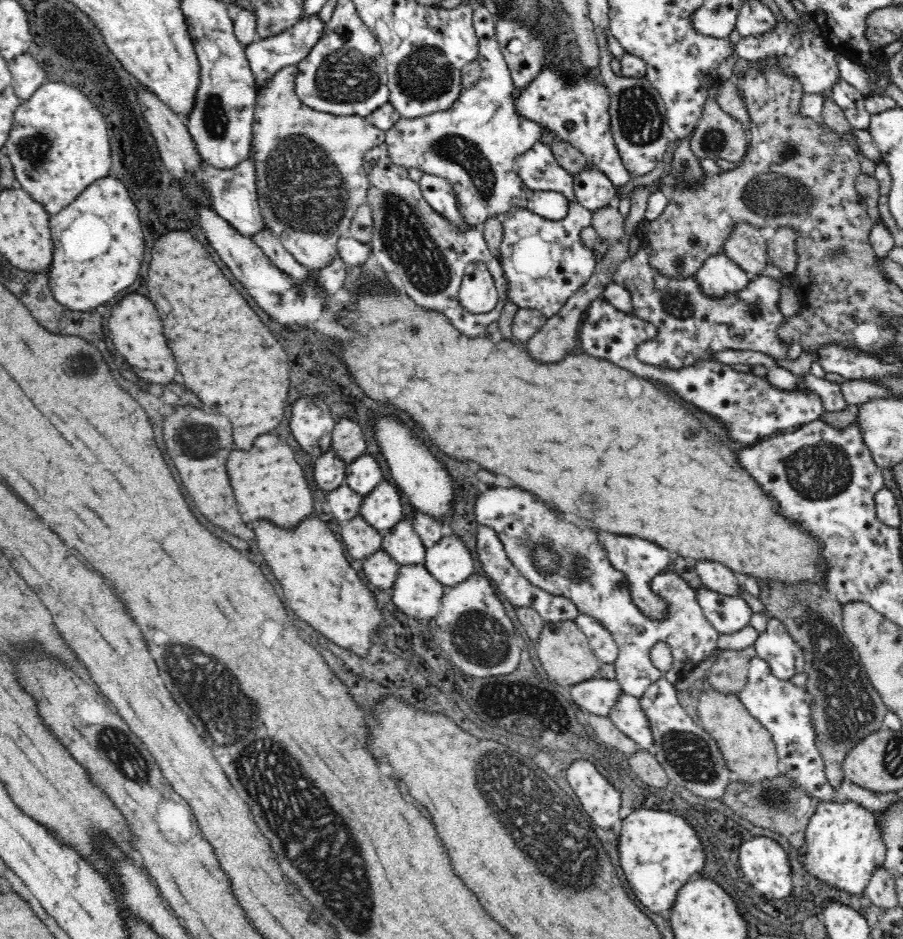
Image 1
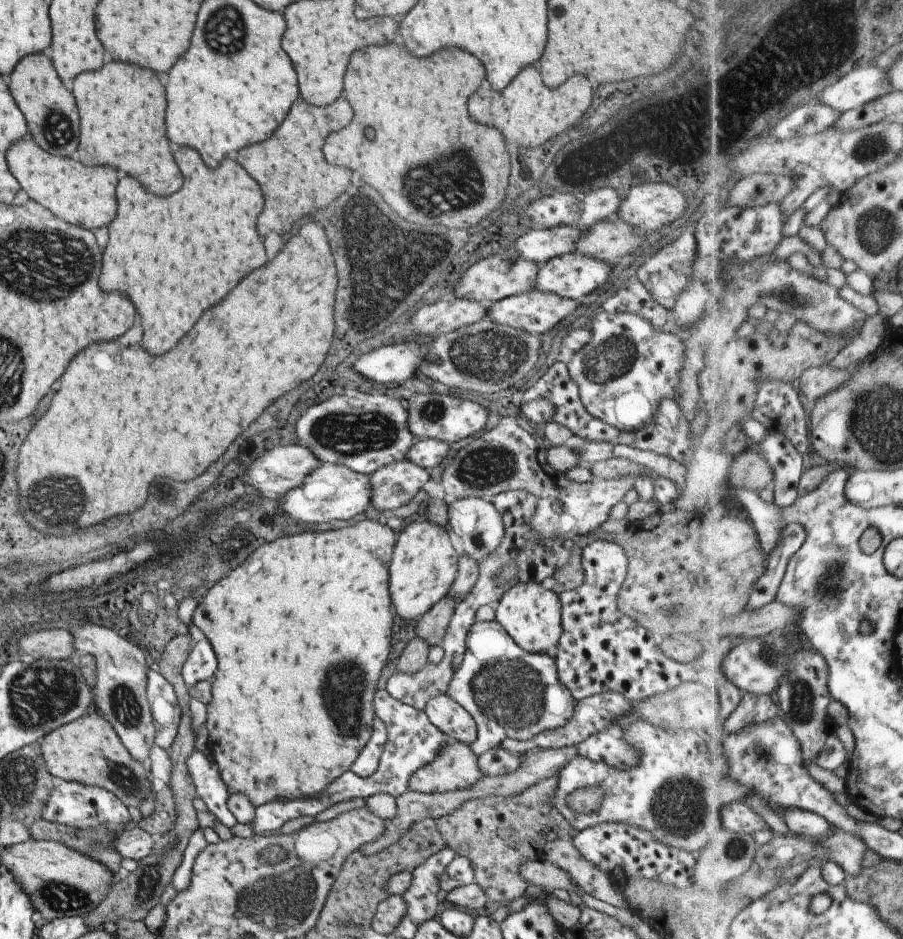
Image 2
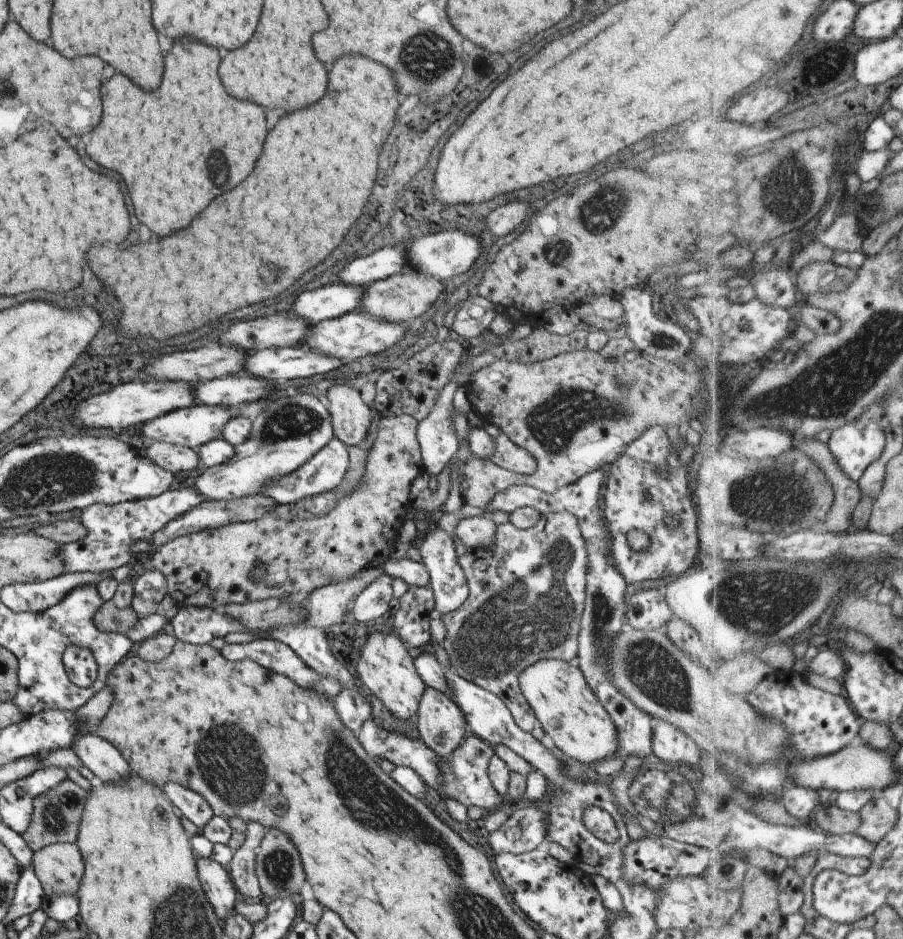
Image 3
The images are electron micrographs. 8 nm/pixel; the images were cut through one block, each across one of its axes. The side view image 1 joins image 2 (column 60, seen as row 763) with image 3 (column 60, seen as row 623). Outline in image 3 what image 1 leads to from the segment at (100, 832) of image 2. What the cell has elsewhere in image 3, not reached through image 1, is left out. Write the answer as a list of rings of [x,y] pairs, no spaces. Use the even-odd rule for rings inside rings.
[[[70,779],[64,780],[62,784],[54,786],[52,790],[47,790],[44,794],[38,795],[33,800],[33,815],[29,827],[22,834],[31,850],[39,851],[54,843],[75,843],[78,838],[78,828],[82,822],[86,798],[88,798],[87,792]]]

